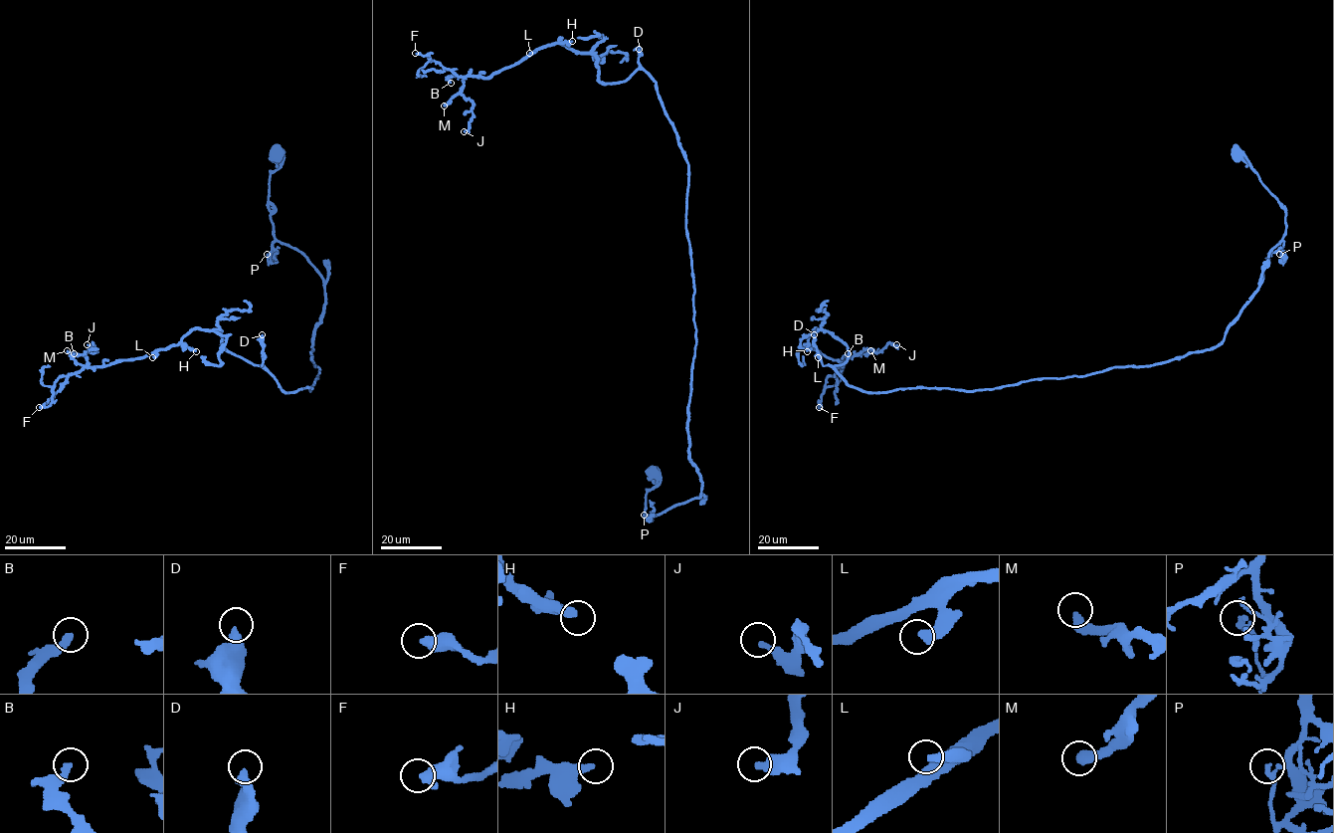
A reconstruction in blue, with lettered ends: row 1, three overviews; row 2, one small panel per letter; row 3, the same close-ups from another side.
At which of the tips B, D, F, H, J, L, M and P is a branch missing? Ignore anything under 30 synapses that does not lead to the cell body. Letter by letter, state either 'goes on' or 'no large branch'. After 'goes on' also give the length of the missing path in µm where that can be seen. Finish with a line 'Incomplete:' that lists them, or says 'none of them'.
B: goes on; about 30 µm are missing
D: no large branch
F: no large branch
H: no large branch
J: no large branch
L: no large branch
M: no large branch
P: no large branch
Incomplete: B

